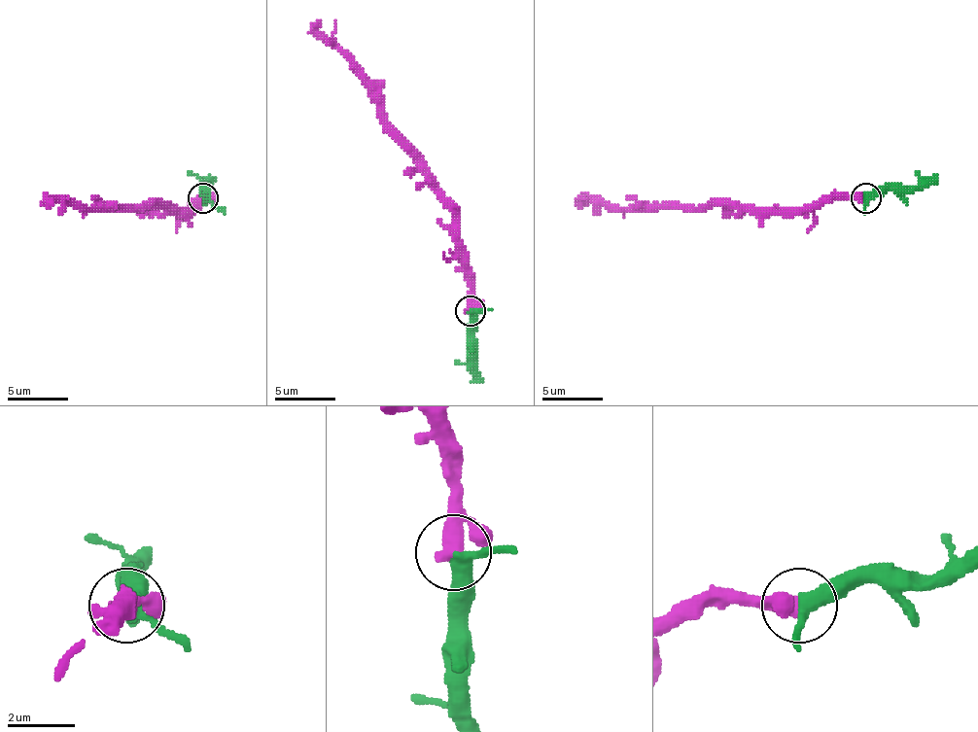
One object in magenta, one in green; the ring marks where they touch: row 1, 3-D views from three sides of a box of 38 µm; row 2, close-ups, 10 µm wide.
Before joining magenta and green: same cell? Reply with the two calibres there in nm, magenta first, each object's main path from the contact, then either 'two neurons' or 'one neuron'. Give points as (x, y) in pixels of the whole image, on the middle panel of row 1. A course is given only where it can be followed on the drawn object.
calibres 380 and 380 nm; course magenta (471, 309), (456, 207), (386, 120), (383, 95), (317, 29), (320, 20); course green (471, 309), (473, 366), (482, 382); one neuron

